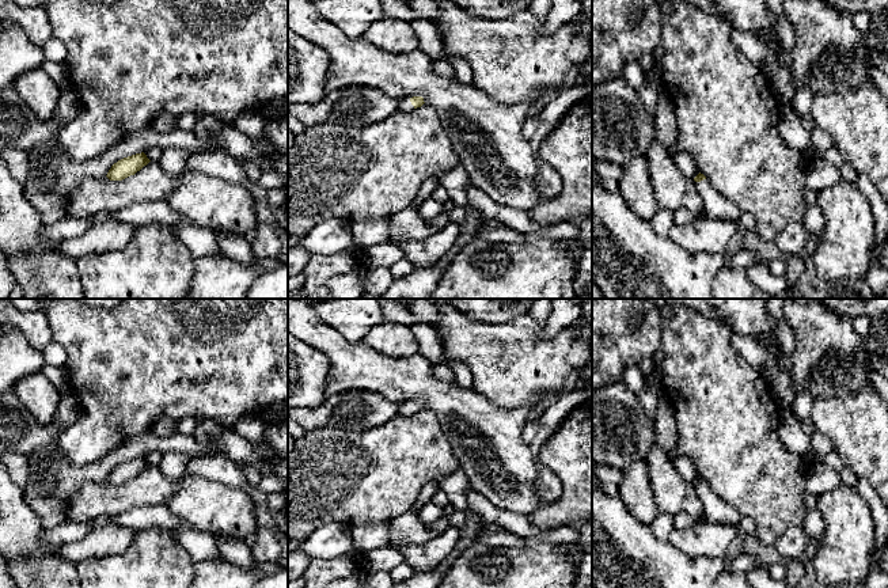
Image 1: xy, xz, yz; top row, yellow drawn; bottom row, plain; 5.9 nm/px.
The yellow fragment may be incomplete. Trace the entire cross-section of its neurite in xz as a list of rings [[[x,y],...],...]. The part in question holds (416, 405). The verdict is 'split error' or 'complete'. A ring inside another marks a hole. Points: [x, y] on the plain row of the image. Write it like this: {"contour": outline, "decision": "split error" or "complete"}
{"contour": [[[413,401],[413,402],[405,402],[401,403],[398,416],[399,417],[410,417],[417,411],[421,411],[424,409],[424,402],[422,401]]], "decision": "split error"}

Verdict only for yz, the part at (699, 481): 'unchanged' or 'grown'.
grown

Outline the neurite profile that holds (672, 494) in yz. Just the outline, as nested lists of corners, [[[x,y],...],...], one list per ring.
[[[656,444],[648,454],[650,489],[659,512],[675,516],[688,513],[694,520],[705,517],[705,508],[698,497],[695,485],[686,481],[673,462]]]

